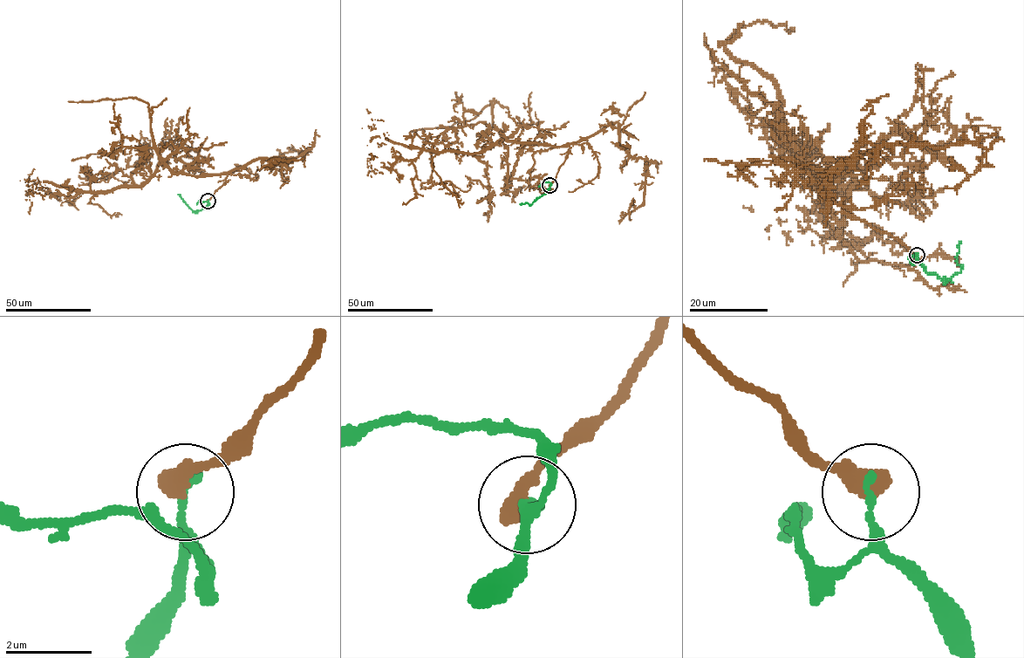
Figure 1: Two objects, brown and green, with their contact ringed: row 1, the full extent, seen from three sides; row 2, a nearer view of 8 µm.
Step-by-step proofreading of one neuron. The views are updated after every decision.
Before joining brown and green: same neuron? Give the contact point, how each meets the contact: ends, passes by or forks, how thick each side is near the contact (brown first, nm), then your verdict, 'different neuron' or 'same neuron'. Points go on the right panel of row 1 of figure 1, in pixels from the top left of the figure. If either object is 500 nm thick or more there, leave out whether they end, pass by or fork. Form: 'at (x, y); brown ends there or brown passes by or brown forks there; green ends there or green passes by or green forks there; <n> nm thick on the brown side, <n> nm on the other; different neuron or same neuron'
at (917, 255); 550 nm thick on the brown side, 200 nm on the other; different neuron

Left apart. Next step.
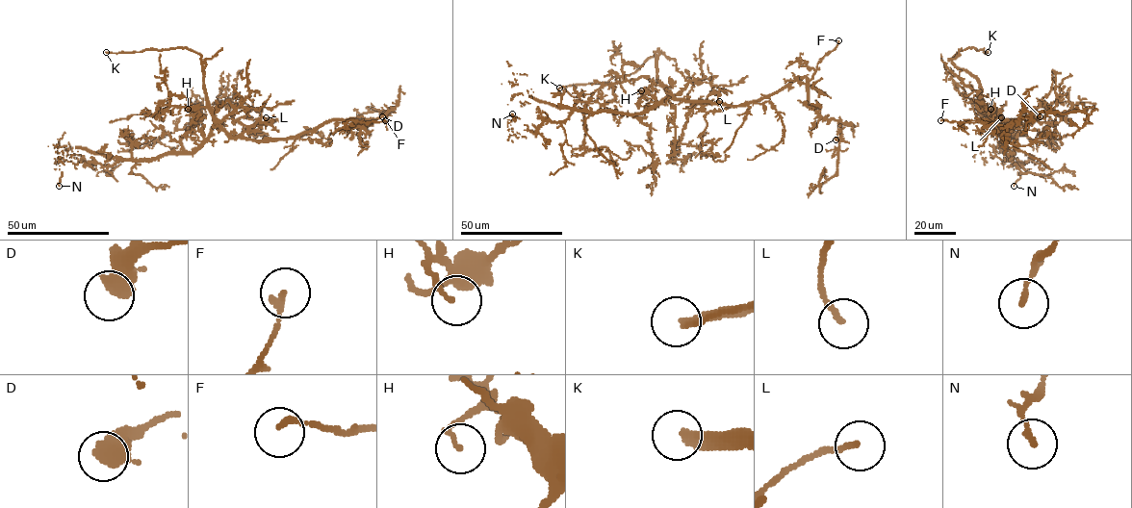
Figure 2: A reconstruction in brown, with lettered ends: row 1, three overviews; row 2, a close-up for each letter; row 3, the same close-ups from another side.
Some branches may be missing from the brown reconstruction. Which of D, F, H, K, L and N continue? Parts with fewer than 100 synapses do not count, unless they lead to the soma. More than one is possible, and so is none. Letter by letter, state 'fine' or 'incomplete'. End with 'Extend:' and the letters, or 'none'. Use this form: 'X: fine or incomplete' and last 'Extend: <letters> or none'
D: fine
F: fine
H: fine
K: incomplete
L: fine
N: fine
Extend: K

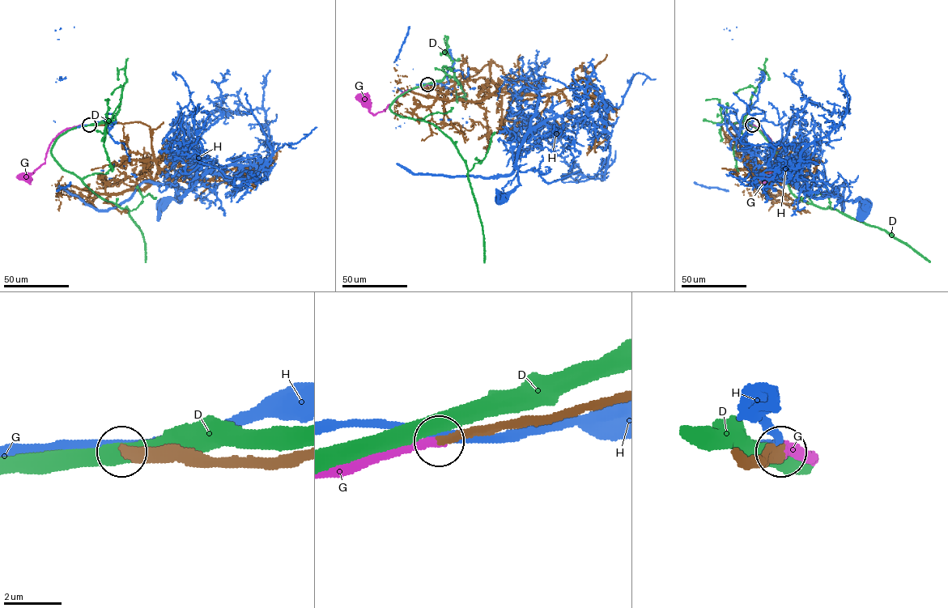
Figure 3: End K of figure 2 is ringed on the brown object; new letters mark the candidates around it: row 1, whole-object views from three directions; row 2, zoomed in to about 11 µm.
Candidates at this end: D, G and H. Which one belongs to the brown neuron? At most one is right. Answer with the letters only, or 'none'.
G

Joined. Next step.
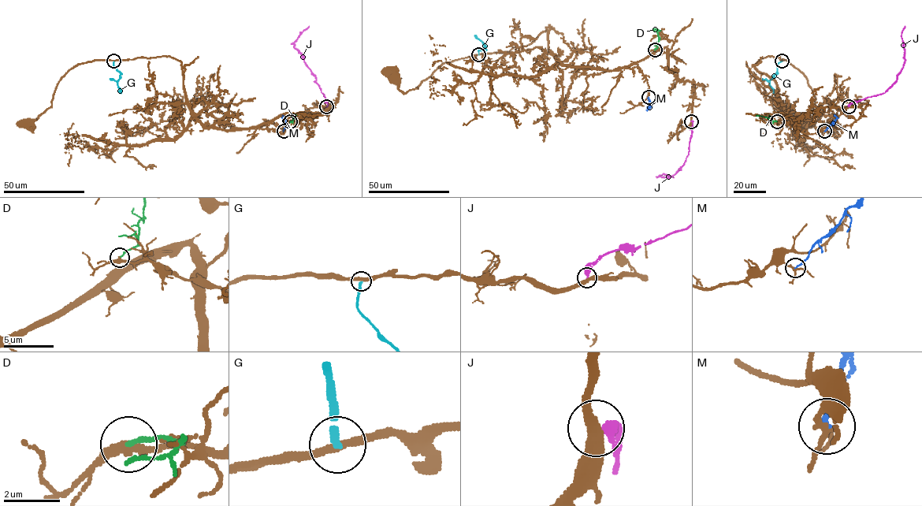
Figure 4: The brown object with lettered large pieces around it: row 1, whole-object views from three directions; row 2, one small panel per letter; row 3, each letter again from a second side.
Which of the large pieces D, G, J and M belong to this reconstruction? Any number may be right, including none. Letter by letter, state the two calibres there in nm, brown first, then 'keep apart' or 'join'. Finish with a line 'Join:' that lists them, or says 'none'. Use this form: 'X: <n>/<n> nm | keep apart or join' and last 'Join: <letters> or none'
D: 320/170 nm | keep apart
G: 320/220 nm | keep apart
J: 440/280 nm | keep apart
M: 170/170 nm | keep apart
Join: none

